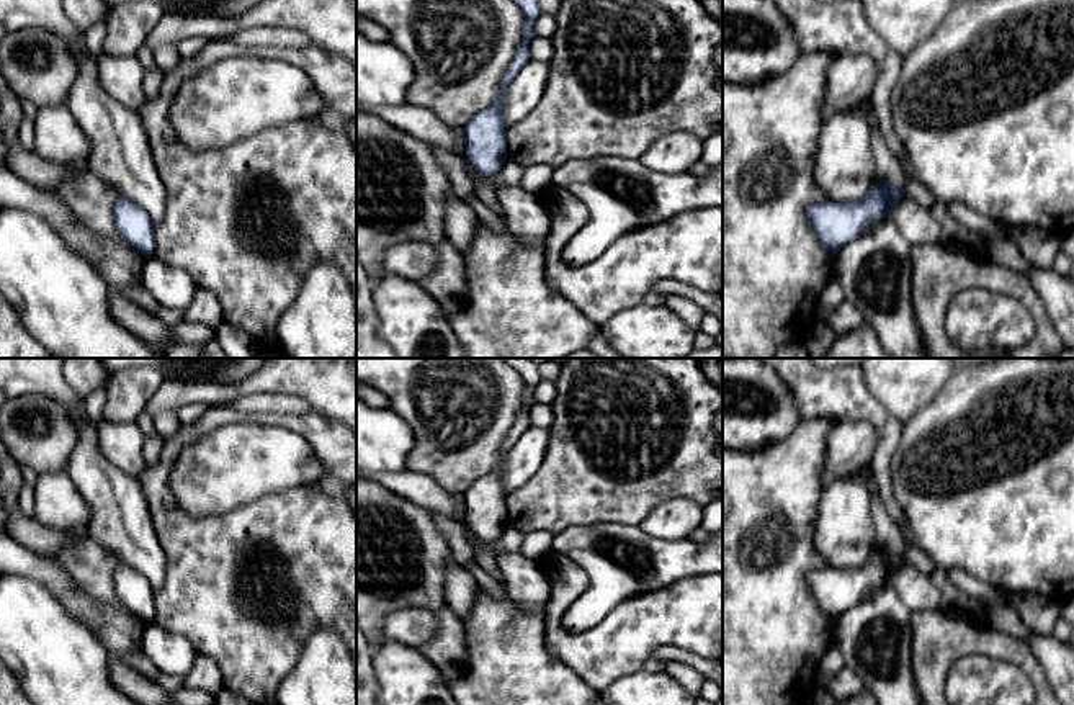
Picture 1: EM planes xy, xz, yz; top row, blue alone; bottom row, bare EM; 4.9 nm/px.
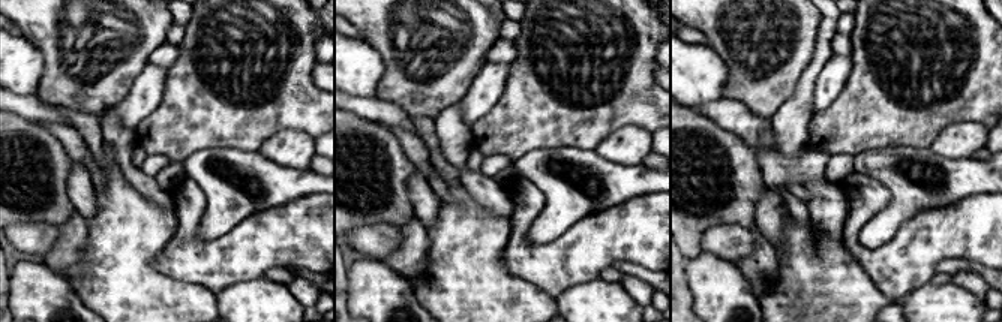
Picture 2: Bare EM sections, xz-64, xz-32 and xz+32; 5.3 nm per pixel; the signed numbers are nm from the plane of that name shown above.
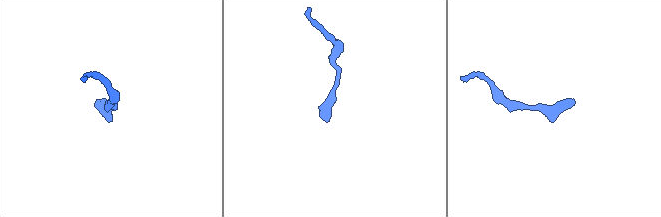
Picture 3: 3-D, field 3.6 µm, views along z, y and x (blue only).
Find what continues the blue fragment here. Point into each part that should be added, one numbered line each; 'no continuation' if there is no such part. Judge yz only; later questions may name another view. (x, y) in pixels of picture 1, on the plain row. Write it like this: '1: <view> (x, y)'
1: yz (916, 556)

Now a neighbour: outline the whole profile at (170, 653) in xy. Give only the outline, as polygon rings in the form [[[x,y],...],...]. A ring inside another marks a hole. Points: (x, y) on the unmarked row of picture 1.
[[[155,623],[147,625],[144,630],[142,653],[159,671],[183,677],[188,676],[198,656],[185,636],[167,631]]]

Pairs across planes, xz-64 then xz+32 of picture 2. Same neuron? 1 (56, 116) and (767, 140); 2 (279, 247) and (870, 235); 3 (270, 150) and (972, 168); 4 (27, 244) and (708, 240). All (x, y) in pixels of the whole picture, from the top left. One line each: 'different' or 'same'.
1: same
2: different
3: different
4: same

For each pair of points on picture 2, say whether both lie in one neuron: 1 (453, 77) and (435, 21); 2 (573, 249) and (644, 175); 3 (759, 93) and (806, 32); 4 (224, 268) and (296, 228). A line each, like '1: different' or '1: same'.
1: same
2: different
3: same
4: same

